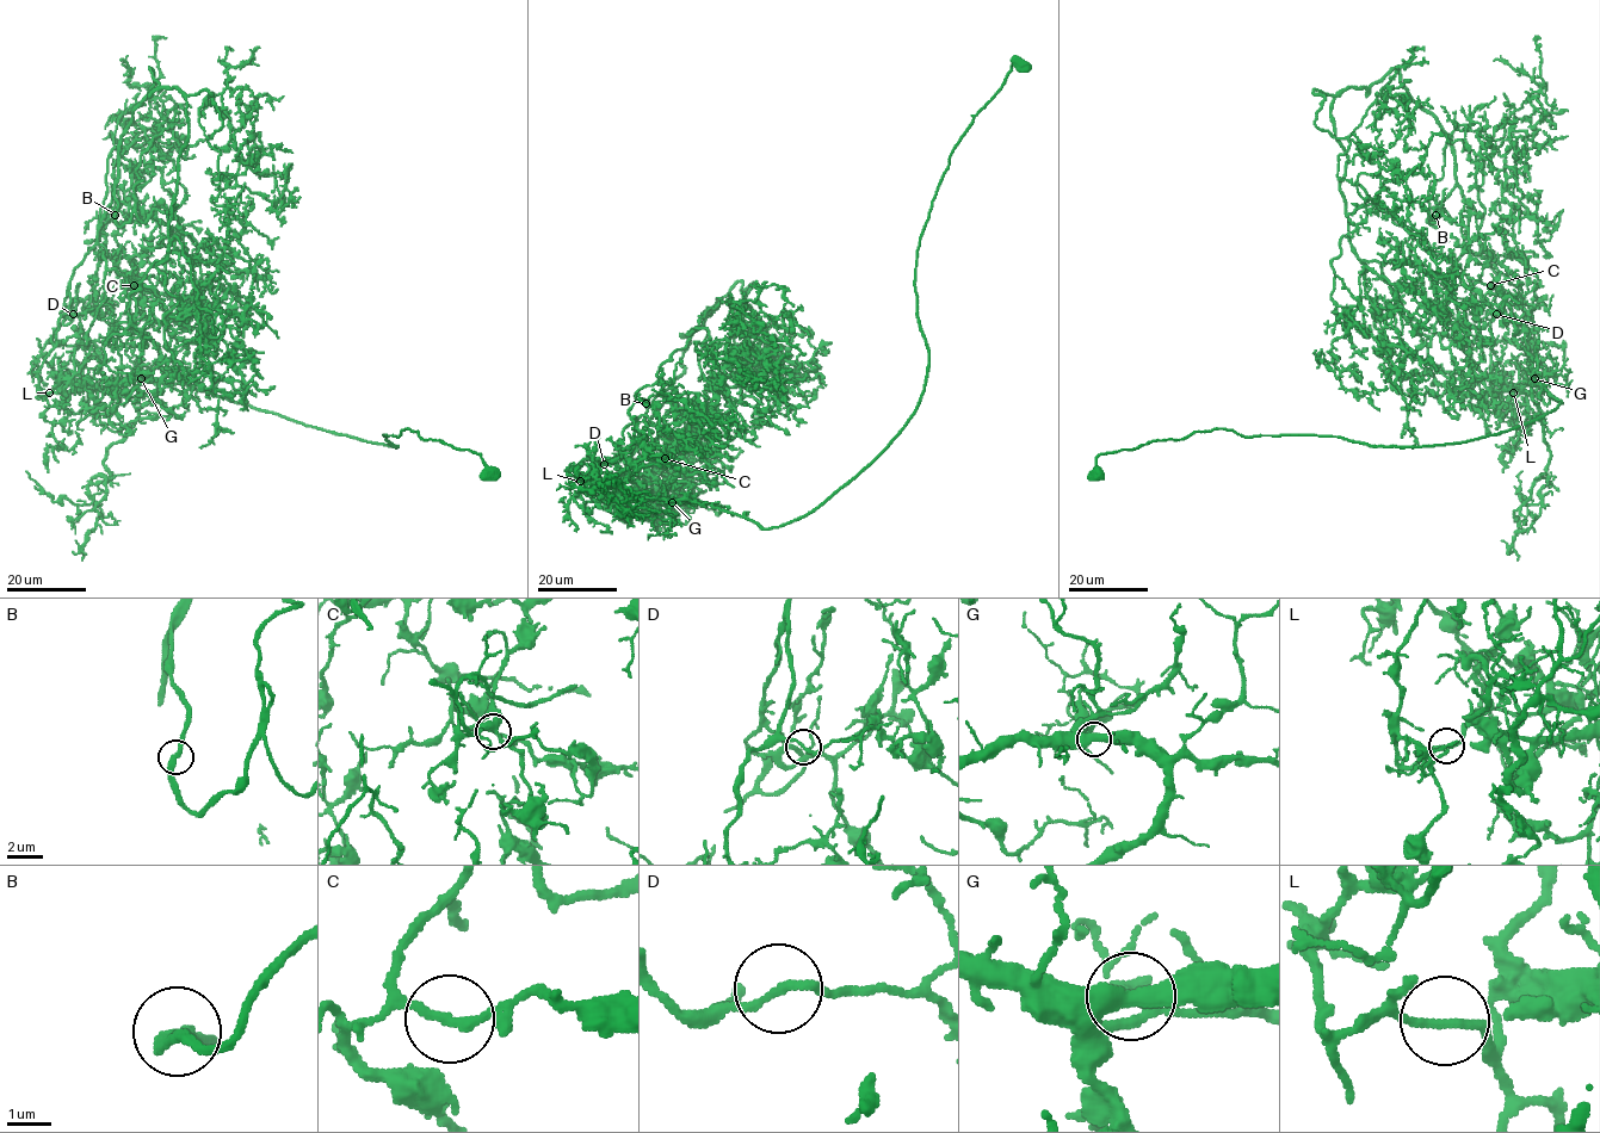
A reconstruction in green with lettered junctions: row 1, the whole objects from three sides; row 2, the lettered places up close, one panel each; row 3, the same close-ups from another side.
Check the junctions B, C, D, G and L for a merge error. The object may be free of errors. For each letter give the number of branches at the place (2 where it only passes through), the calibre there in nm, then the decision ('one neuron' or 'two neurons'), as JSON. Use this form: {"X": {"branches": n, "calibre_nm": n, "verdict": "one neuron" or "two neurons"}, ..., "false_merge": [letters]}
{"B": {"branches": 2, "calibre_nm": 240, "verdict": "one neuron"}, "C": {"branches": 2, "calibre_nm": 190, "verdict": "one neuron"}, "D": {"branches": 2, "calibre_nm": 170, "verdict": "one neuron"}, "G": {"branches": 2, "calibre_nm": 480, "verdict": "one neuron"}, "L": {"branches": 2, "calibre_nm": 180, "verdict": "two neurons"}, "false_merge": ["L"]}

